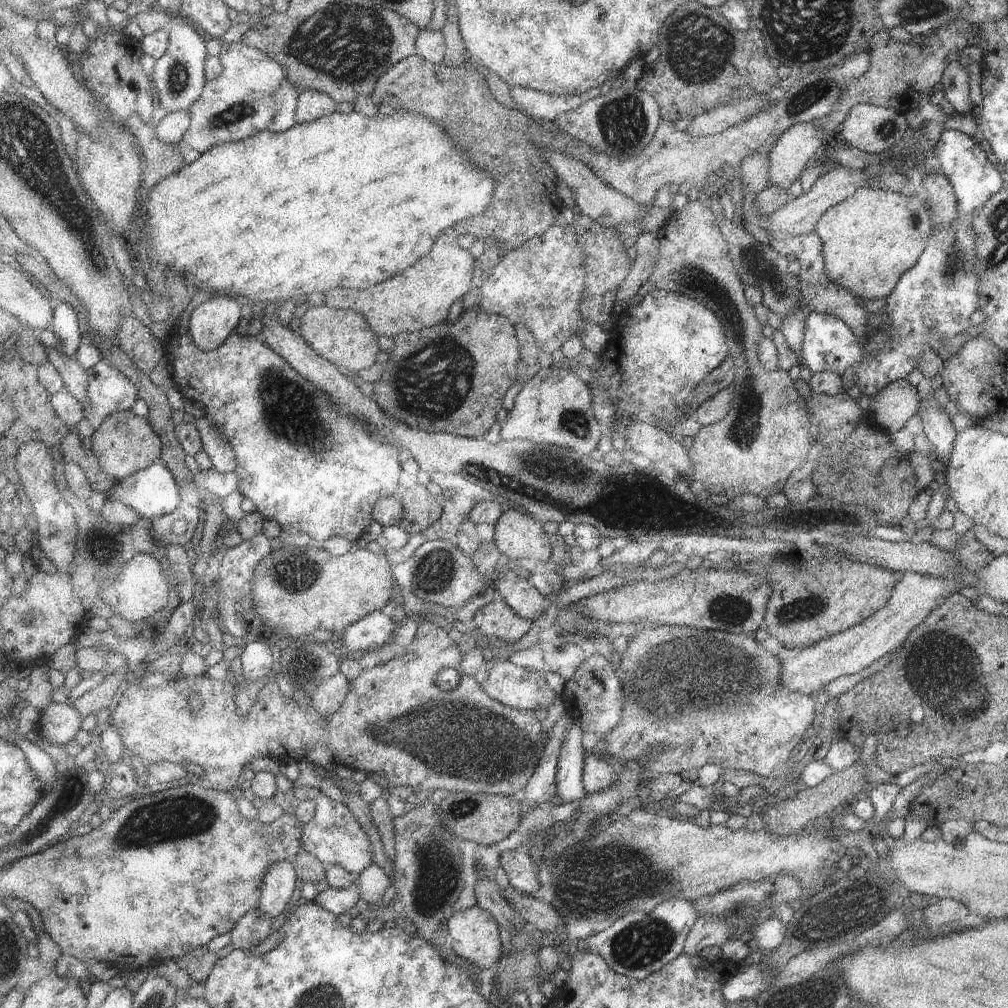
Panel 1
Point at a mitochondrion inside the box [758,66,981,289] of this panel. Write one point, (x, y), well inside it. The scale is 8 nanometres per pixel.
(955, 262)

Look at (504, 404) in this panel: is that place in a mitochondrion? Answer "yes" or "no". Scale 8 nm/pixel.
no

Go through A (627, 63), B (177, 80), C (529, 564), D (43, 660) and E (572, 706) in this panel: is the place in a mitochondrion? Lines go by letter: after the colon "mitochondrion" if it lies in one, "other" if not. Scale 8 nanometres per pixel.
A: other
B: mitochondrion
C: other
D: other
E: other

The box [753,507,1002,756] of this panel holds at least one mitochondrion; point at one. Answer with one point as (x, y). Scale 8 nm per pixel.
(962, 690)

